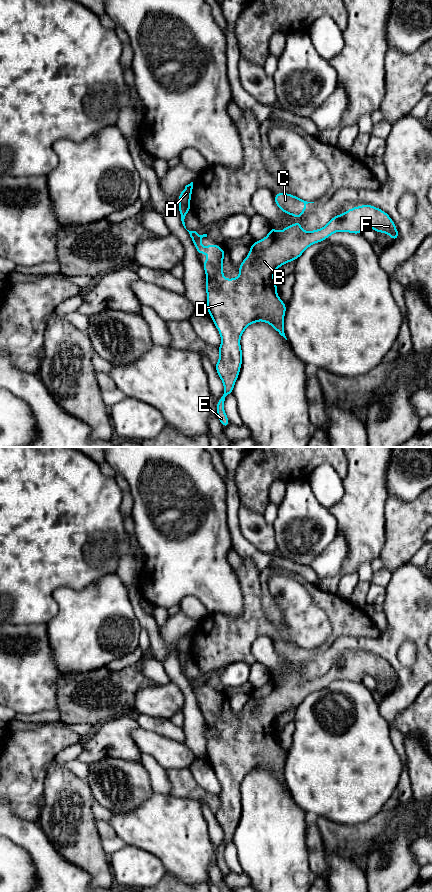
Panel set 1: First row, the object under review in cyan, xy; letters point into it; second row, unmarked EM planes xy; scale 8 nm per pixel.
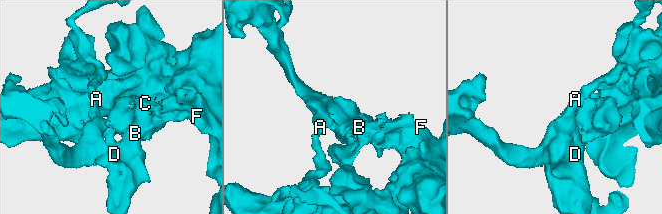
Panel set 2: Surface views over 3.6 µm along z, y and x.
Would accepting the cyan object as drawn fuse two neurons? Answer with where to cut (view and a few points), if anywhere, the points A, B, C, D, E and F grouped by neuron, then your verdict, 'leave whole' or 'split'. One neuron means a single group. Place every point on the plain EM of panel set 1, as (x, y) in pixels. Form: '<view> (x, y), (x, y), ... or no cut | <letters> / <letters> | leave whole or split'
xy (179, 651), (184, 651), (189, 655) | A / B C D E F | split

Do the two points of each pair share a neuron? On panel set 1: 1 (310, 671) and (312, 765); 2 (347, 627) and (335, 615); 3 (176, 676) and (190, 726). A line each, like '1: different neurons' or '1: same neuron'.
1: different neurons
2: same neuron
3: same neuron

